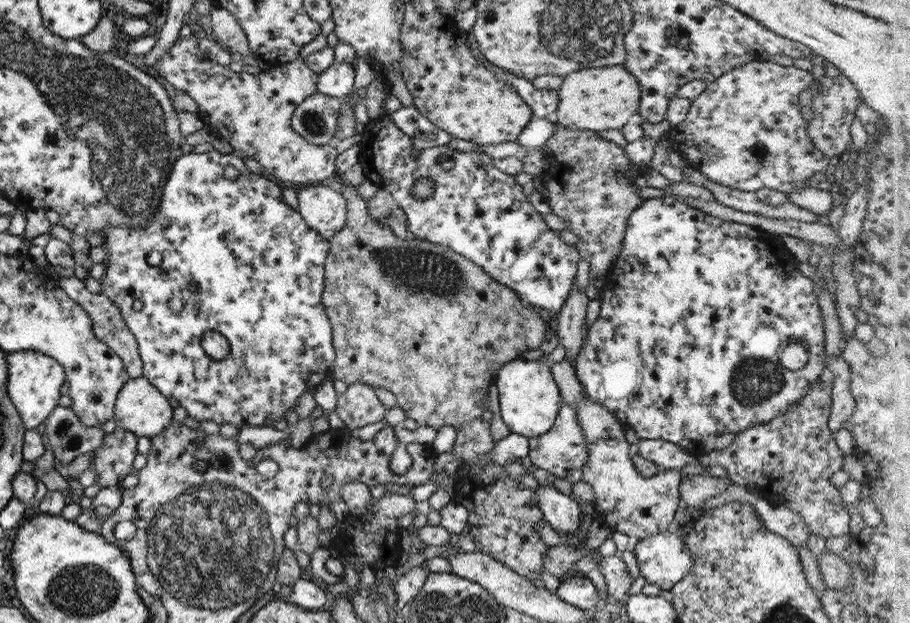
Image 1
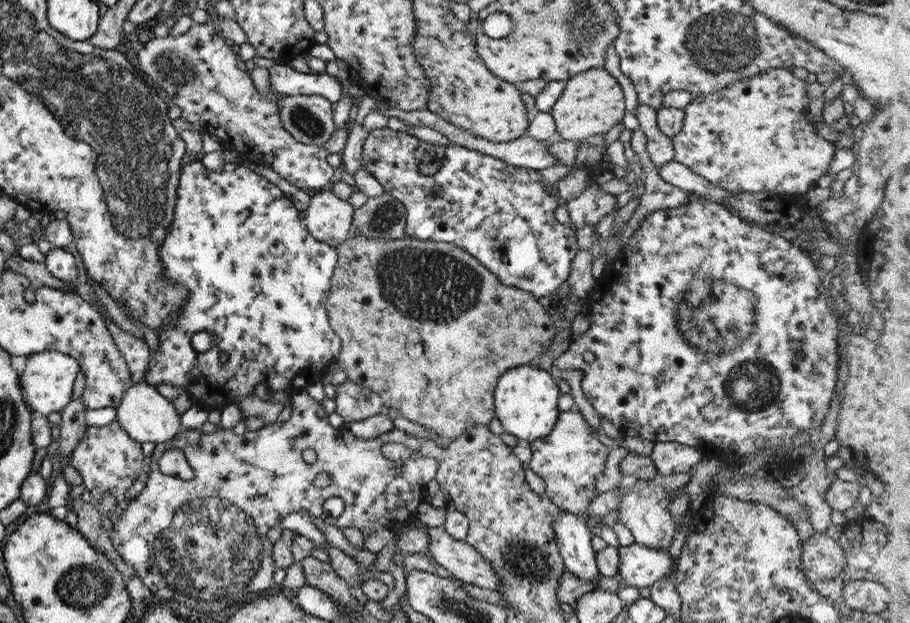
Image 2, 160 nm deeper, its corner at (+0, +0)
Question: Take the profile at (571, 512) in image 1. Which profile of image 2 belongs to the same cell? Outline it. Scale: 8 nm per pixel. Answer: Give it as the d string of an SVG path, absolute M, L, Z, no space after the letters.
M560 510L551 527L554 528L557 550L566 570L597 589L592 582L600 572L596 567L593 548L589 544L592 534L585 517Z

